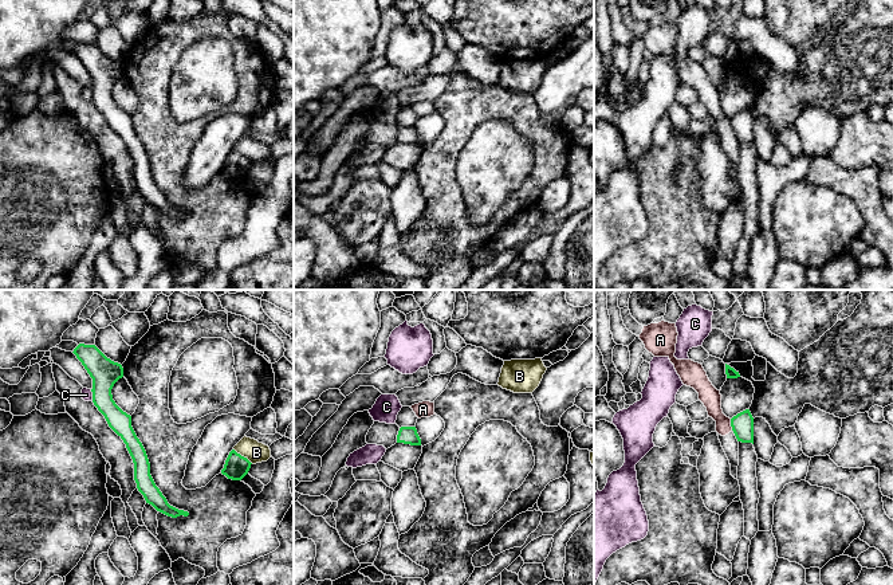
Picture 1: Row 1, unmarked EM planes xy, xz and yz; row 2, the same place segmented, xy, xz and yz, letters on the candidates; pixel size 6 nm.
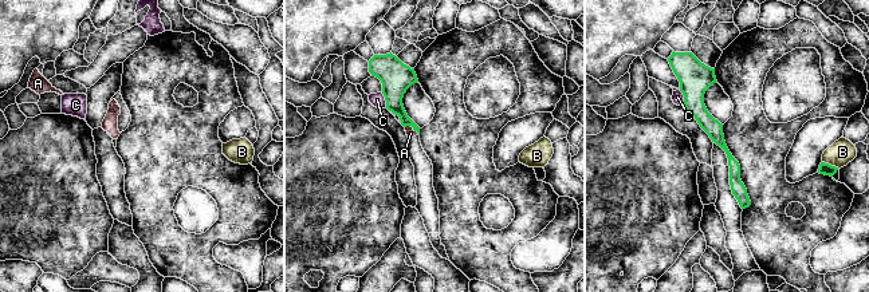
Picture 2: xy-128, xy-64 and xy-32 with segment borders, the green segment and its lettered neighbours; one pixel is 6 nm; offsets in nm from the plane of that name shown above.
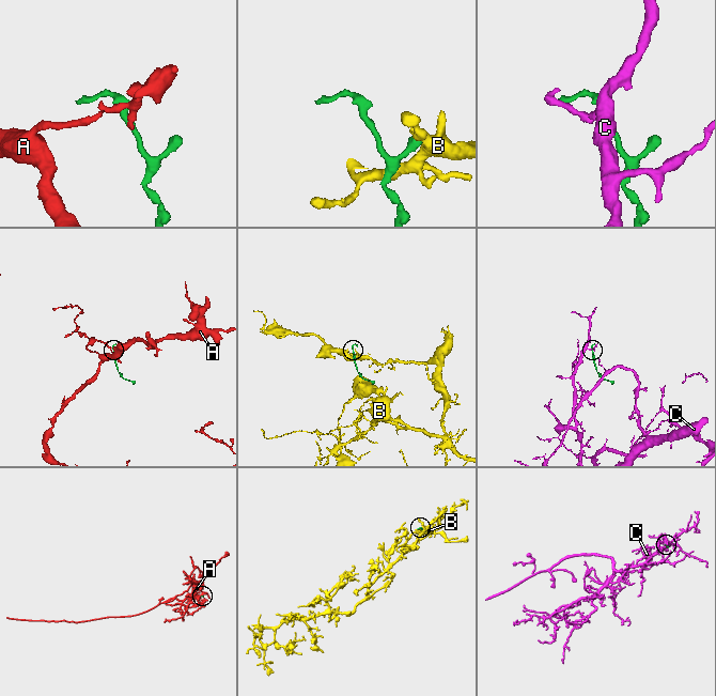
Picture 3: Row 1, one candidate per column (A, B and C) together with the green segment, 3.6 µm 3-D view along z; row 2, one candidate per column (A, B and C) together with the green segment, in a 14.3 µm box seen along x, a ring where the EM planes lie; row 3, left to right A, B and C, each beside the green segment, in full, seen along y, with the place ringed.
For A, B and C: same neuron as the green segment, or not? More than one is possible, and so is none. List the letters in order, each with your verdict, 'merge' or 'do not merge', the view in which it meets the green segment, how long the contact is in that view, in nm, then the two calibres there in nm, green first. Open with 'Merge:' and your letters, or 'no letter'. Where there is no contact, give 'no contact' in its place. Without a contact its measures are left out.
Merge: no letter
A: do not merge | yz | 70 nm | 130/120 nm
B: do not merge | xy | 150 nm | 150/130 nm
C: do not merge | xy | 70 nm | 170/70 nm

